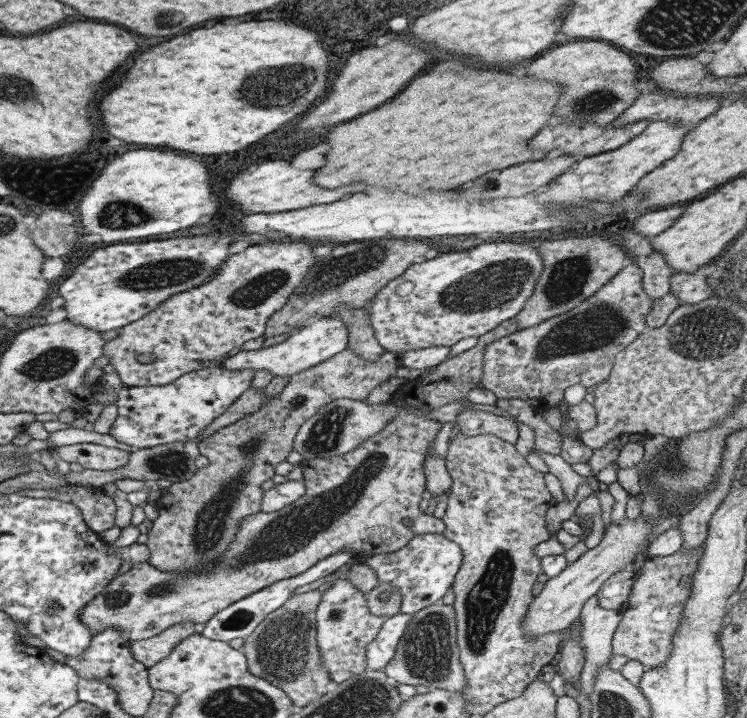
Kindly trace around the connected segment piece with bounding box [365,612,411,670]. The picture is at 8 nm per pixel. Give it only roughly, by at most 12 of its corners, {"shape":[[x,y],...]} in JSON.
{"shape":[[411,615],[387,617],[365,648],[368,668],[392,660]]}

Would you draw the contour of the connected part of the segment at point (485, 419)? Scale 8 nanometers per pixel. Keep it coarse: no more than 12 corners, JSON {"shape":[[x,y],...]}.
{"shape":[[461,410],[459,434],[496,435],[516,444],[518,427],[508,417]]}

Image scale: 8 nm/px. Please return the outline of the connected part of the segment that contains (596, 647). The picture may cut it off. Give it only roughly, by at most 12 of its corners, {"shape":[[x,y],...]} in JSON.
{"shape":[[581,610],[585,665],[579,683],[589,696],[600,667],[612,658],[622,610]]}

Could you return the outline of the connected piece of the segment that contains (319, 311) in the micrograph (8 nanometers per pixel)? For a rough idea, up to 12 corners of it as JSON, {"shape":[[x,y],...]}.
{"shape":[[346,243],[318,257],[265,338],[362,309],[432,248]]}

